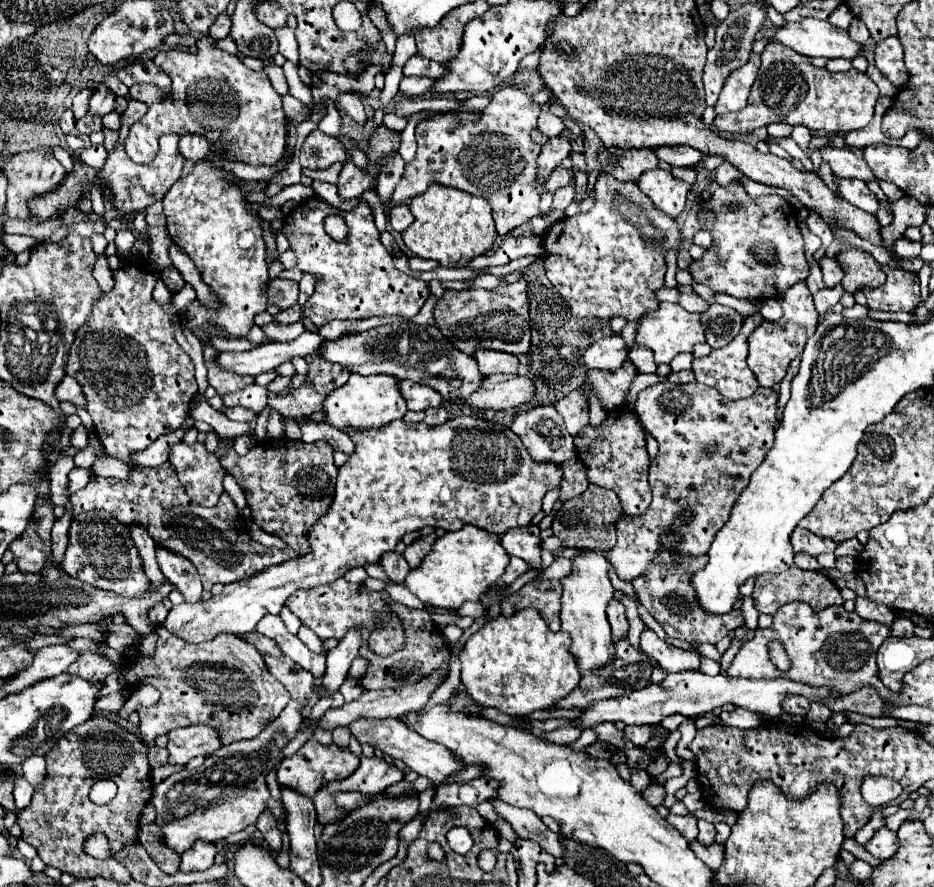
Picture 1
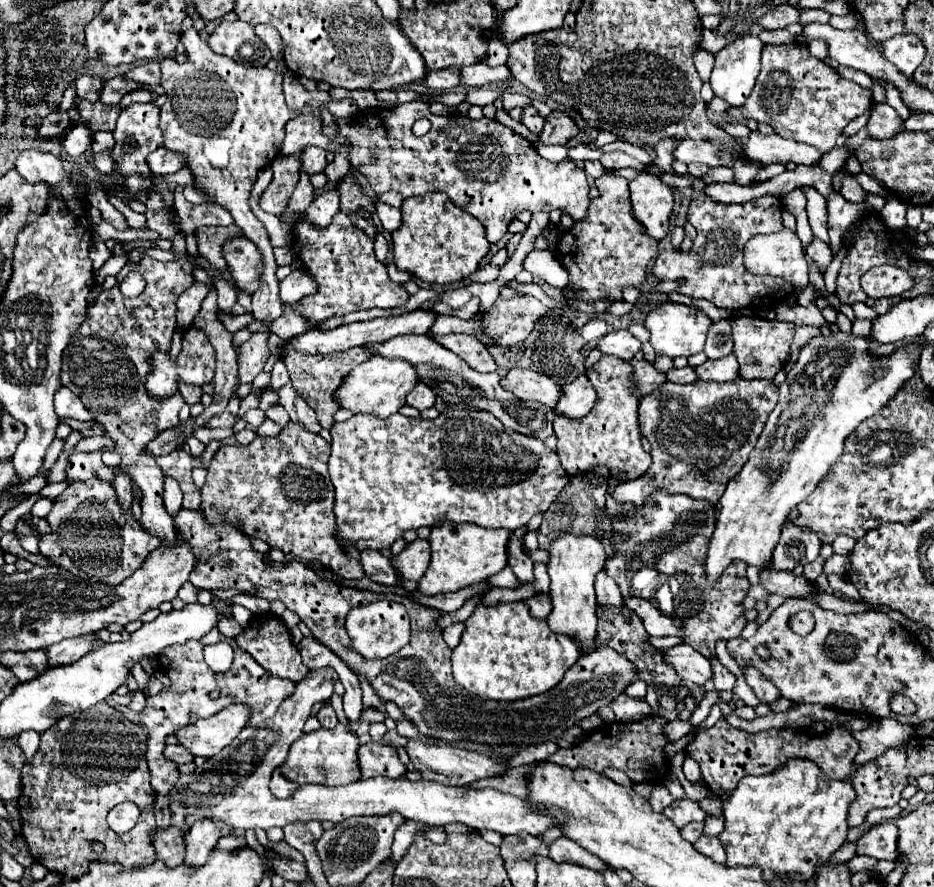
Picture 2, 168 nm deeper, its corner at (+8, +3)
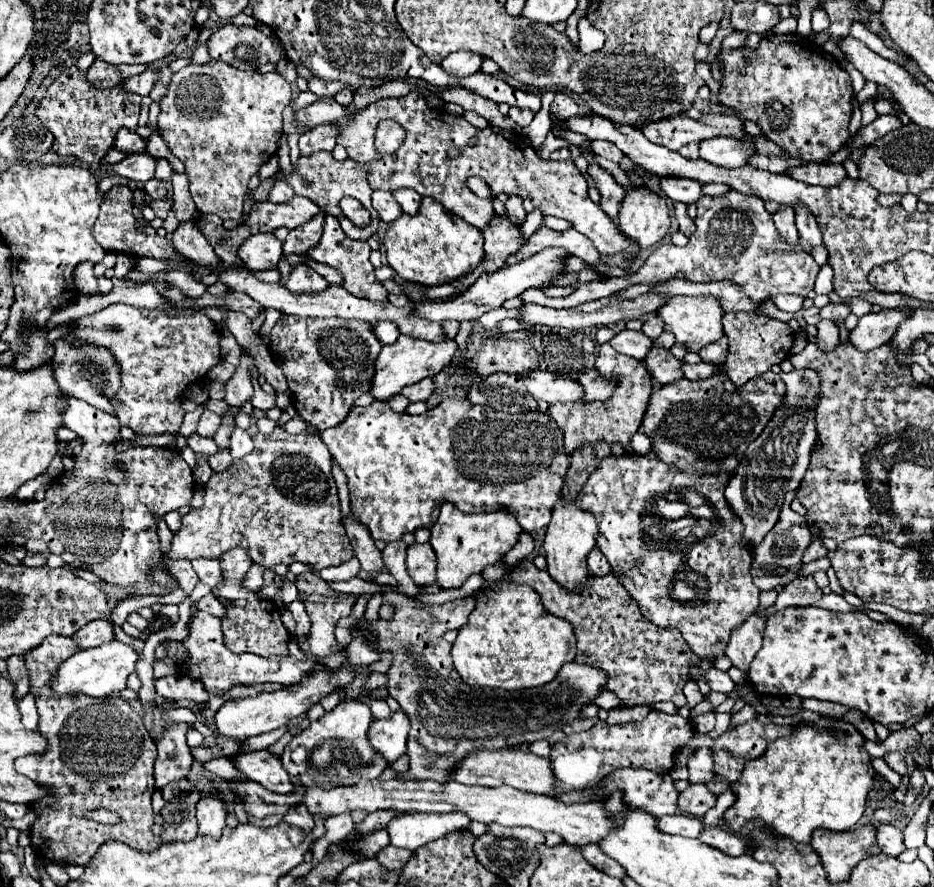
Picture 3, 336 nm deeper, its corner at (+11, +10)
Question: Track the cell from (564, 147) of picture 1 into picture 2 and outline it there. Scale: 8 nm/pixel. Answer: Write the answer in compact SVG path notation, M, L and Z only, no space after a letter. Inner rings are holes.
M553 110L549 114L549 118L545 120L545 128L539 134L539 142L543 144L559 144L565 146L571 138L575 138L579 132L579 128L575 126L575 122L571 120L571 116L563 110Z

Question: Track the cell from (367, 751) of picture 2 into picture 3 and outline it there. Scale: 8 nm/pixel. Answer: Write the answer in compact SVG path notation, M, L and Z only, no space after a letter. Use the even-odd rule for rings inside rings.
M396 711L388 719L374 721L368 731L368 739L372 747L392 763L402 753L406 753L408 729L410 729L408 715L404 711Z

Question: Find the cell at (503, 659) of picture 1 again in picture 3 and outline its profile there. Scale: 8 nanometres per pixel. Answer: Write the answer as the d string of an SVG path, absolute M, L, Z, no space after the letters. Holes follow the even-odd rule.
M498 581L476 597L476 609L452 645L454 667L472 687L528 689L552 681L558 669L574 661L576 637L568 621L548 613L530 585Z

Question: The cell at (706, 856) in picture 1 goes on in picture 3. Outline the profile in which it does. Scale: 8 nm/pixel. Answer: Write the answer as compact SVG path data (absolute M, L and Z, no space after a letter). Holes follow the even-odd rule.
M706 827L702 833L700 833L700 841L710 845L710 847L716 847L720 849L722 853L726 855L744 855L746 853L746 845L740 837L732 835L732 833L726 833L722 829L716 829L716 827Z

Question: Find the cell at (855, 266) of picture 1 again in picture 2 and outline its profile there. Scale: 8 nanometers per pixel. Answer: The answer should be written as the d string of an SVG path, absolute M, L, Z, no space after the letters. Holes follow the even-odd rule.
M897 266L877 268L861 278L861 286L869 298L899 296L903 290L909 290L911 284L913 284L911 276Z

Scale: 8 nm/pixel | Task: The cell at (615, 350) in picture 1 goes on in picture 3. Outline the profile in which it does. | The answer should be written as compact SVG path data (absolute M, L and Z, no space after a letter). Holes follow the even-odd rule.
M624 329L610 341L610 345L622 355L628 355L628 357L642 361L648 355L648 351L652 349L654 341L650 337L646 337L642 331Z

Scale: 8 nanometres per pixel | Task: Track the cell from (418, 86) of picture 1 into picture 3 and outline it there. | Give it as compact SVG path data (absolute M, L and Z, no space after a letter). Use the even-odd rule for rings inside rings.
M456 51L452 55L448 55L444 61L442 61L442 67L456 75L456 77L466 77L466 75L472 75L476 71L480 71L482 67L482 61L484 57L480 53L468 53L468 51Z

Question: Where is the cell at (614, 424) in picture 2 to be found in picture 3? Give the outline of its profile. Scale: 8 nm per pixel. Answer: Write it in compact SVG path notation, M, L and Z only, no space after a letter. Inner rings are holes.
M608 343L598 347L598 359L596 359L596 369L604 377L618 377L616 391L612 399L608 401L580 401L580 403L554 403L550 405L550 413L554 421L560 425L564 431L564 445L566 453L576 451L580 445L586 443L596 443L600 439L608 443L622 443L622 447L632 453L630 449L630 437L638 431L640 421L644 417L644 409L648 405L648 397L652 395L652 385L650 385L650 375L642 367L638 359L632 359L628 355L616 353Z

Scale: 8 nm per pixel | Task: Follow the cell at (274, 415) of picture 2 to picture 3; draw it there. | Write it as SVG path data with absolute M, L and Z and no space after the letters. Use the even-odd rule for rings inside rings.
M251 371L251 375L254 389L254 397L252 397L252 407L256 407L256 409L262 409L262 411L268 411L268 409L276 407L274 395L268 395L268 393L264 393L264 391L260 389L260 385L258 384L257 381L259 373Z

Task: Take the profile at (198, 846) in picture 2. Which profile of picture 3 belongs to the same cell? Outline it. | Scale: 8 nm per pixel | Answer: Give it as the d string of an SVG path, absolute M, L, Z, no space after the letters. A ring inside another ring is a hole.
M204 795L196 805L196 817L200 825L198 833L218 839L226 825L226 815L228 815L228 805L222 795Z

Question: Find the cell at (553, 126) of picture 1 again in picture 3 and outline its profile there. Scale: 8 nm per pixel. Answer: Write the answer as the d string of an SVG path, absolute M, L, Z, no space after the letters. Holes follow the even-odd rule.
M510 107L508 117L510 117L516 125L520 125L520 127L528 127L530 121L534 119L534 113L532 113L530 109L516 109L516 107Z

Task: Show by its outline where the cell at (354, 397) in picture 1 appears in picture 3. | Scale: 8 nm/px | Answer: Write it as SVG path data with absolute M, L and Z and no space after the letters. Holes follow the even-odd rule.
M400 335L396 343L384 345L378 359L376 359L376 375L374 375L372 395L378 401L388 401L390 397L398 395L402 391L402 387L414 385L426 377L434 377L436 373L440 373L450 363L456 349L458 349L456 341L448 339L448 337L440 343L434 343L434 341L424 341L424 339Z

